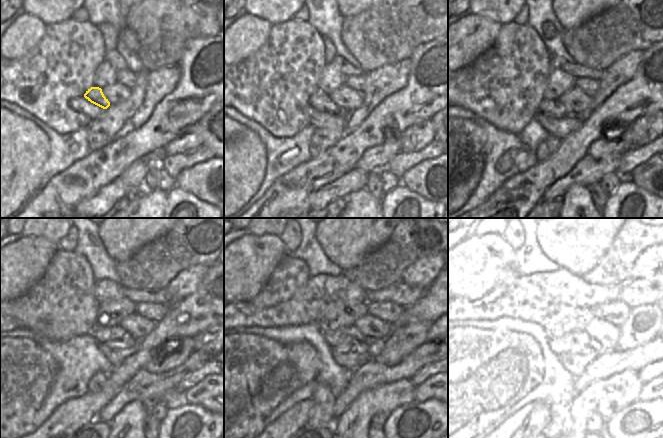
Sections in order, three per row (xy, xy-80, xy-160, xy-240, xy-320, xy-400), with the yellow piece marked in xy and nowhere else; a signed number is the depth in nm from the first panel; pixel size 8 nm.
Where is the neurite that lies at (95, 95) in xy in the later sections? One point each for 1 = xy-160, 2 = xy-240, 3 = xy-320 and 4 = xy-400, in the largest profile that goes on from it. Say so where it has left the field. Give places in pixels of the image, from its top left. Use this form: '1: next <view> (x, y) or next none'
1: next xy-160 (551, 107)
2: next xy-240 (109, 334)
3: next xy-320 (343, 336)
4: next xy-400 (575, 342)

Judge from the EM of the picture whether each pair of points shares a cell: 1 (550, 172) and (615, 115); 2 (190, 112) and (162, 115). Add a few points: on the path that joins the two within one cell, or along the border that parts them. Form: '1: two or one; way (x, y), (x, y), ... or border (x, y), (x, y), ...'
1: one; way (566, 156), (599, 123)
2: one; way (183, 113), (178, 118), (169, 119)

